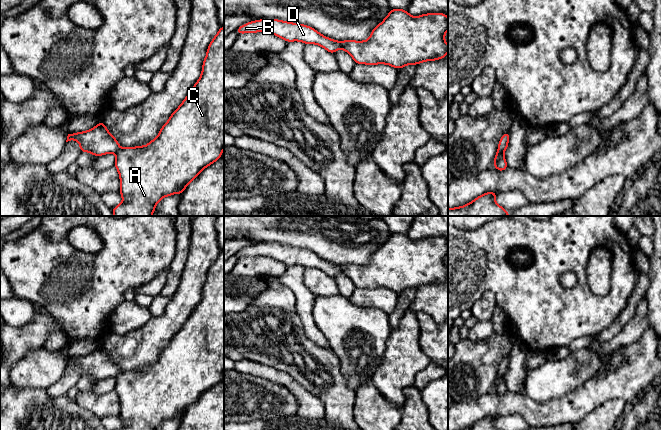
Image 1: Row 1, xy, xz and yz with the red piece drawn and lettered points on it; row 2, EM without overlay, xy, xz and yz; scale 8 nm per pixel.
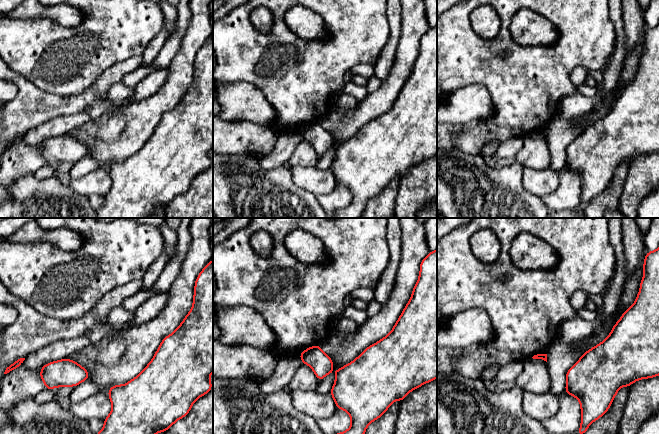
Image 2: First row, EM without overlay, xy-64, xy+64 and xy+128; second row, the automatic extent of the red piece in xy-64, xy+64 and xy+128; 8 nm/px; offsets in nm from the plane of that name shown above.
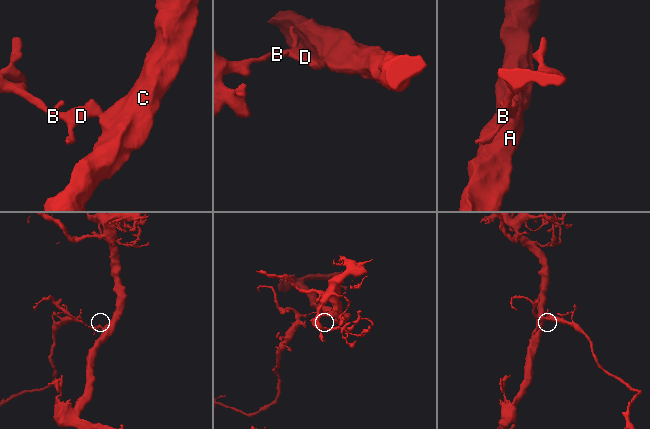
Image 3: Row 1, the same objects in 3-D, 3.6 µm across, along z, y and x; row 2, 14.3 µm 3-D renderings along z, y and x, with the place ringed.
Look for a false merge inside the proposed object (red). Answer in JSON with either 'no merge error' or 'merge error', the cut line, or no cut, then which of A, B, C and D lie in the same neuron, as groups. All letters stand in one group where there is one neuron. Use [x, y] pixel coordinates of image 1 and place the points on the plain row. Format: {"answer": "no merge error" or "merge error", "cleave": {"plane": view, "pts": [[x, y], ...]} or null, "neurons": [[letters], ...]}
{"answer": "merge error", "cleave": {"plane": "xz", "pts": [[340, 266], [341, 271]]}, "neurons": [["A", "C"], ["B", "D"]]}

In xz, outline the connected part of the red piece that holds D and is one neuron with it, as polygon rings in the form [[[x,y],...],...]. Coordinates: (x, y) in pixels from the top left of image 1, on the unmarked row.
[[[262,243],[240,250],[237,258],[267,256],[283,262],[286,266],[301,265],[304,268],[317,268],[334,278],[341,273],[341,266],[323,260],[310,250],[276,243]]]

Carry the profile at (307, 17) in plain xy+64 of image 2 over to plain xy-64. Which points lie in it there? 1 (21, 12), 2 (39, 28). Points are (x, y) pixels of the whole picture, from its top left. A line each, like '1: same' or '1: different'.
1: same
2: different

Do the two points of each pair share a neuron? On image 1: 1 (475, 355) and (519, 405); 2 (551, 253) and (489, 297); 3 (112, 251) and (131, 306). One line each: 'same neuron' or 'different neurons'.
1: different neurons
2: different neurons
3: different neurons

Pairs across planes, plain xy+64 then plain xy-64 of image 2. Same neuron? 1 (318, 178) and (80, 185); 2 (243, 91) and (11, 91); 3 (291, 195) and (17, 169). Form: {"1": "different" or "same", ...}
{"1": "same", "2": "same", "3": "different"}

